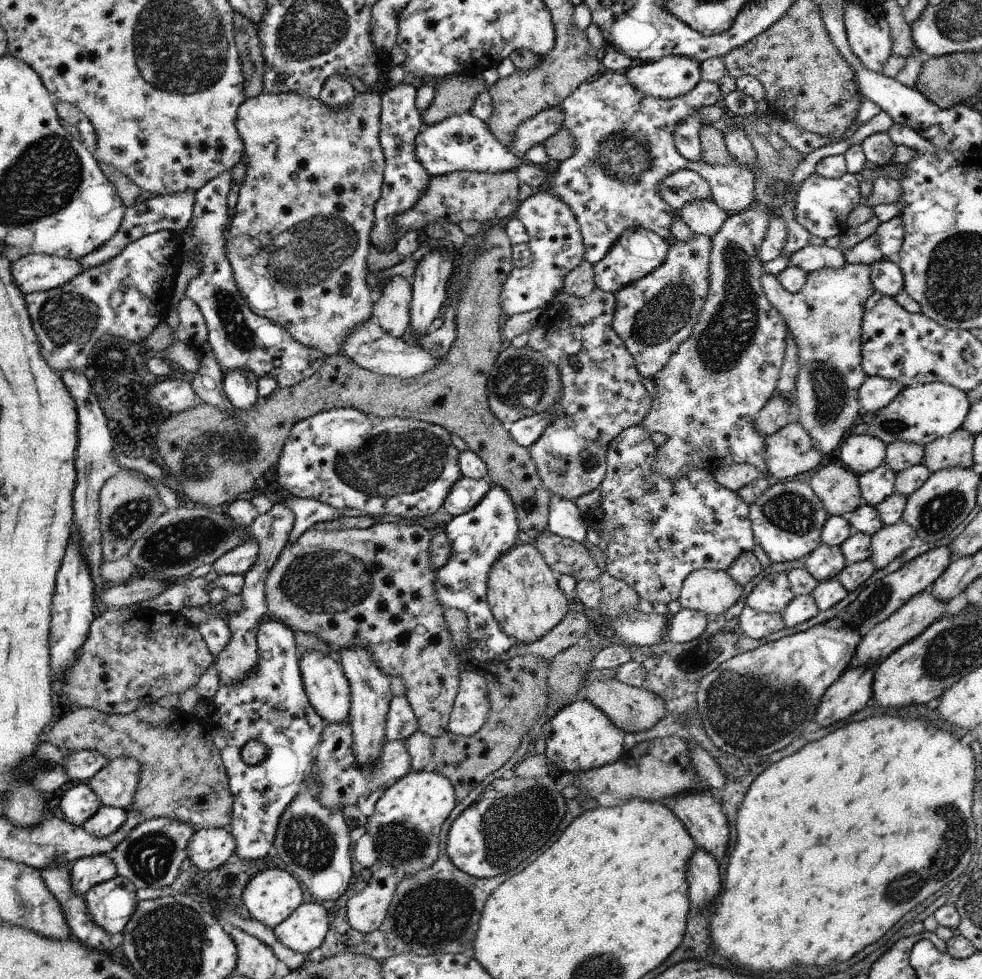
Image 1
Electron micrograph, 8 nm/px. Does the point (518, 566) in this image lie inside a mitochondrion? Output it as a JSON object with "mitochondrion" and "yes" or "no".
{"mitochondrion":"no"}

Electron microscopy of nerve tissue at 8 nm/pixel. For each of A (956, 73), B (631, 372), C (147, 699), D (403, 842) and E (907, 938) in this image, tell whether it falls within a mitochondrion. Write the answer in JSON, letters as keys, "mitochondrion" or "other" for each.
{"A":"mitochondrion","B":"other","C":"other","D":"mitochondrion","E":"other"}

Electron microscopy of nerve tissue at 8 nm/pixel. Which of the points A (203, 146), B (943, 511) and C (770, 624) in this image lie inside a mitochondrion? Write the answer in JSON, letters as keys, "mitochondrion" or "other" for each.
{"A":"other","B":"mitochondrion","C":"other"}

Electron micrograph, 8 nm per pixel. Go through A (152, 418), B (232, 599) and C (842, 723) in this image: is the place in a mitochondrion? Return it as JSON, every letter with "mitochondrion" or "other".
{"A":"other","B":"other","C":"other"}

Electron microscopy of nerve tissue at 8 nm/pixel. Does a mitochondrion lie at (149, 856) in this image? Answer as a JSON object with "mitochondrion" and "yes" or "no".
{"mitochondrion":"yes"}

